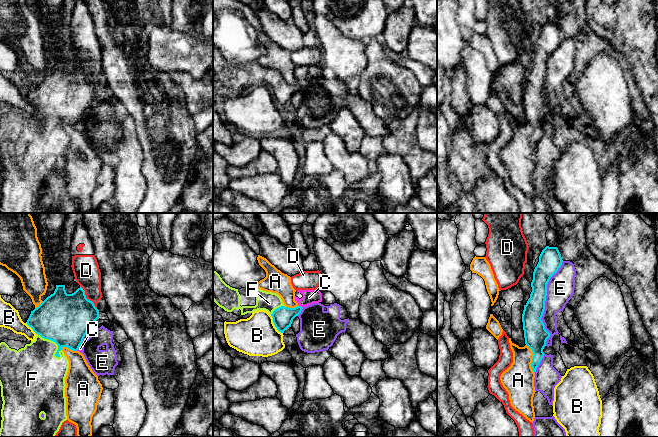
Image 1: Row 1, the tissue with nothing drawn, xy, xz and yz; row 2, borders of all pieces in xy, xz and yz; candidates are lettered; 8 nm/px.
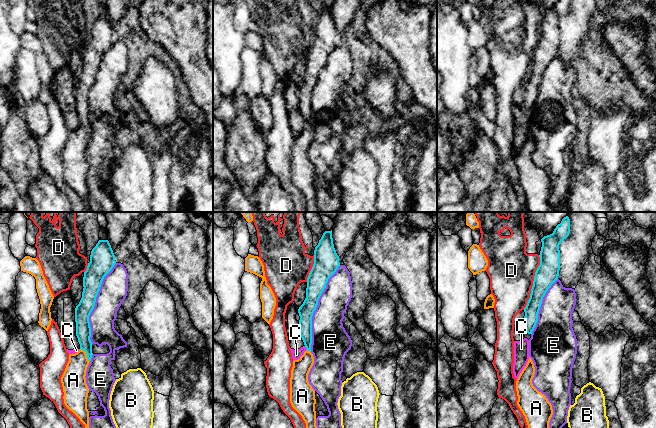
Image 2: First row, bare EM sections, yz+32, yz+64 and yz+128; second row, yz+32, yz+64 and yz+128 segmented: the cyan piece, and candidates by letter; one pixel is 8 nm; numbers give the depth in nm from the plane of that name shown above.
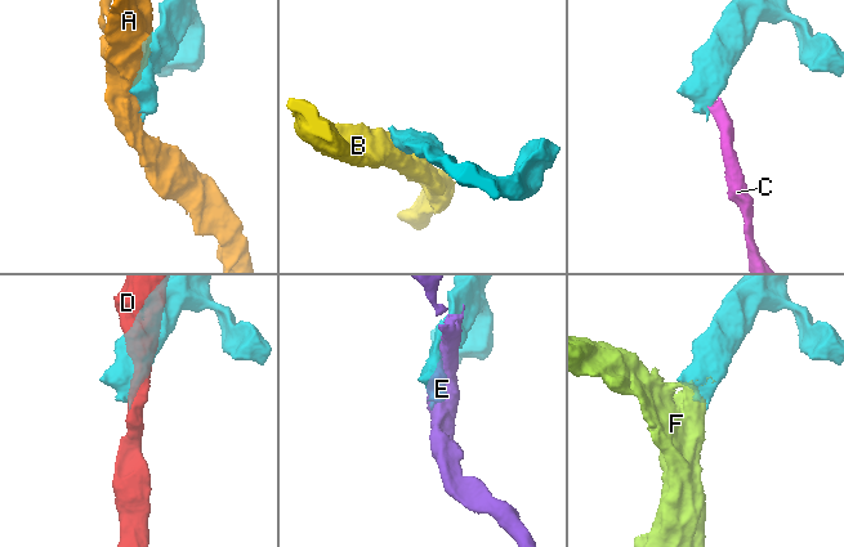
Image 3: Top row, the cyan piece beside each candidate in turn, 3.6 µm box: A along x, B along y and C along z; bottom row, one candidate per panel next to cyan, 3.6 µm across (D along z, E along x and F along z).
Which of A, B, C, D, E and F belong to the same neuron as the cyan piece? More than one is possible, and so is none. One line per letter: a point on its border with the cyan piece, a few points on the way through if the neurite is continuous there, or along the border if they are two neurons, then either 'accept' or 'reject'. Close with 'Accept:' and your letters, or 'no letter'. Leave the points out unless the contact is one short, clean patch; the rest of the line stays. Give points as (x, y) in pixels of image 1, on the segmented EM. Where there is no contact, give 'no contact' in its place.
A: meets cyan in yz at (532, 359); reject
B: meets cyan in xz at (274, 324); border along xz (270, 315), (274, 326), (282, 333); reject
C: meets cyan in xz at (300, 306); border along xz (299, 305), (302, 307); reject
D: meets cyan in xy at (85, 297); reject
E: meets cyan in yz at (544, 303); reject
F: meets cyan in xy at (53, 341); accept
Accept: F

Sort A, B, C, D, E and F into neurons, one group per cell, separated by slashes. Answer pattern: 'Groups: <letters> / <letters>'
Groups: A / B / C / D / E / F

